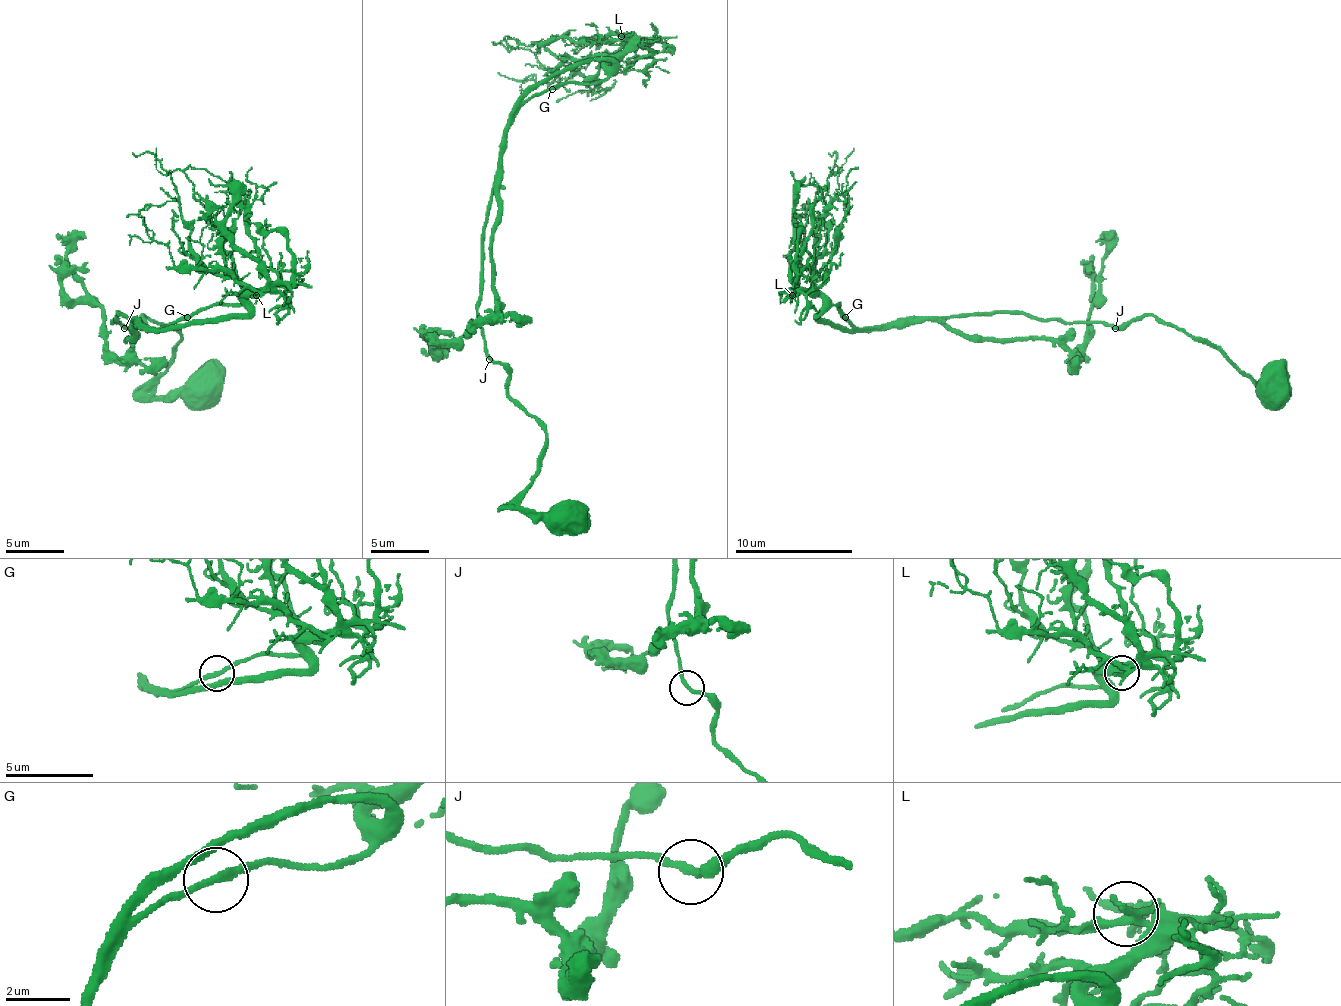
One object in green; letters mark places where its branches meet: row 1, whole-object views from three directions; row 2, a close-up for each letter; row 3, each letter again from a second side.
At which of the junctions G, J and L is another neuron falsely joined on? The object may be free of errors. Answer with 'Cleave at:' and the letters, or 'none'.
Cleave at: none

